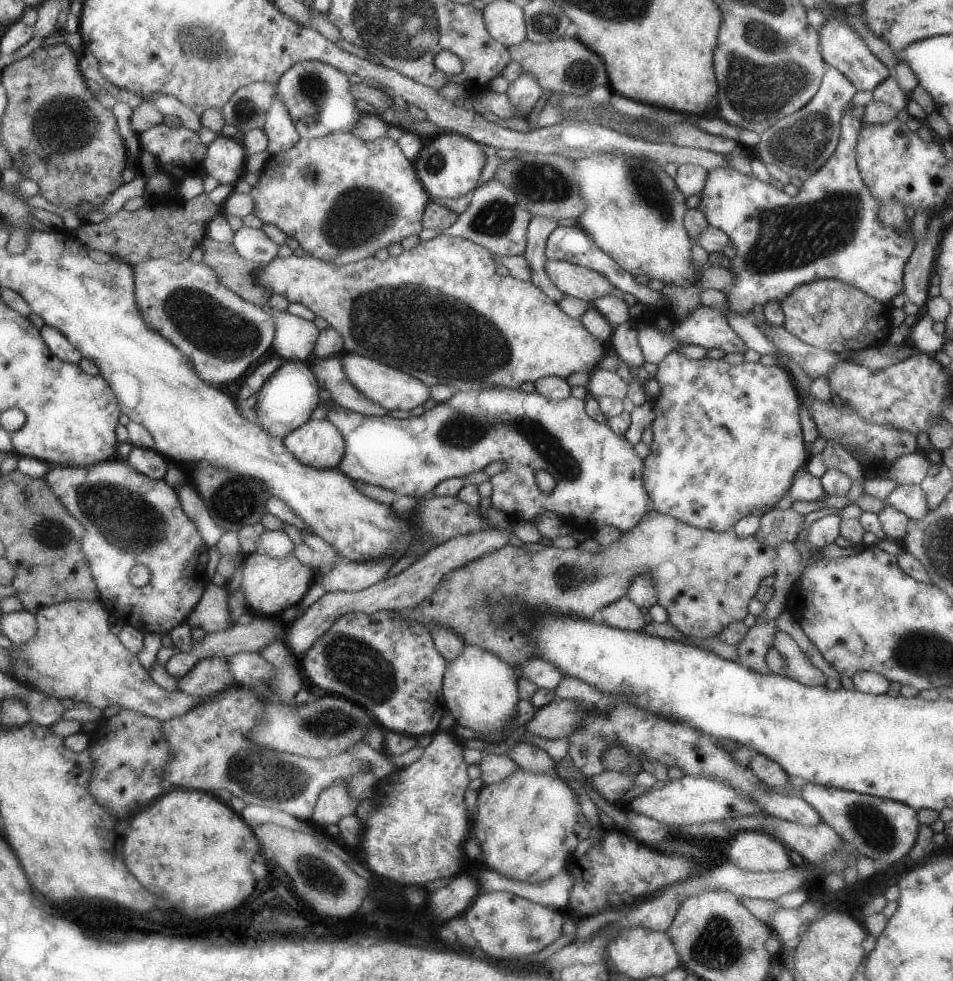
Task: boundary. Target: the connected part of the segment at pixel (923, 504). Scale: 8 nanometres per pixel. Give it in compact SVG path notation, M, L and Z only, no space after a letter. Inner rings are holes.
M897 485L883 502L917 521L931 510L920 485Z

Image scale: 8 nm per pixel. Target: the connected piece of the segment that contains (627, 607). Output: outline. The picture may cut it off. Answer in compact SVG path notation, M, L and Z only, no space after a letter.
M626 594L596 610L591 620L622 631L638 631L647 624L639 608Z

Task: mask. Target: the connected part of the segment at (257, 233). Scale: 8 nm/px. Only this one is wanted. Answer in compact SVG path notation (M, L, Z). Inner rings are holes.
M242 226L233 233L230 243L241 258L260 265L277 257L278 244L261 229Z

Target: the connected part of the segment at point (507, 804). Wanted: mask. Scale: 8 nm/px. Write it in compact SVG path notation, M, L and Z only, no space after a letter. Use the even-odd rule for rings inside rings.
M517 768L500 783L483 785L477 791L477 812L472 816L471 836L477 840L483 864L490 871L527 883L542 883L564 871L577 846L578 818L582 814L575 791L568 782L555 772L530 773Z

